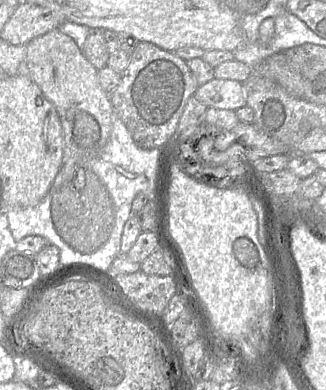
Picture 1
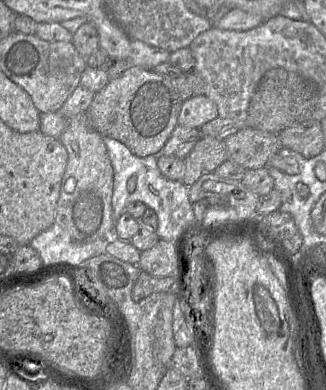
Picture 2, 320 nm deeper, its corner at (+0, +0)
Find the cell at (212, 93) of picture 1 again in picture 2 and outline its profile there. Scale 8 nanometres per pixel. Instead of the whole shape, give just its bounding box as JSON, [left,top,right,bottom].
[178,95,218,128]

